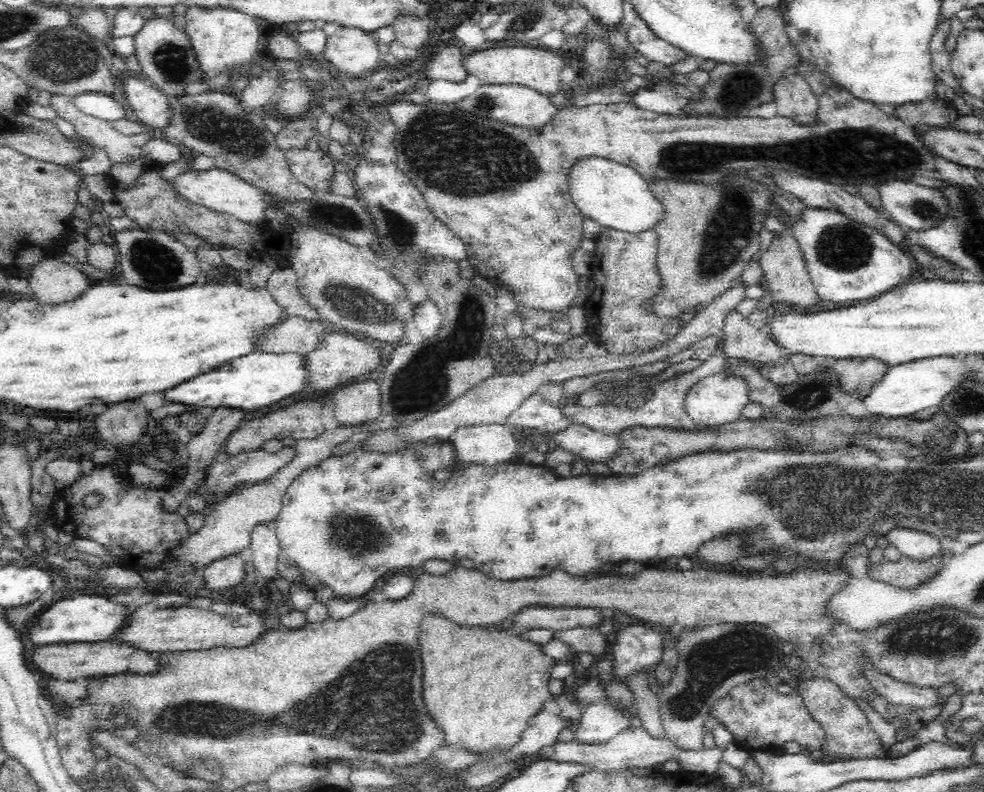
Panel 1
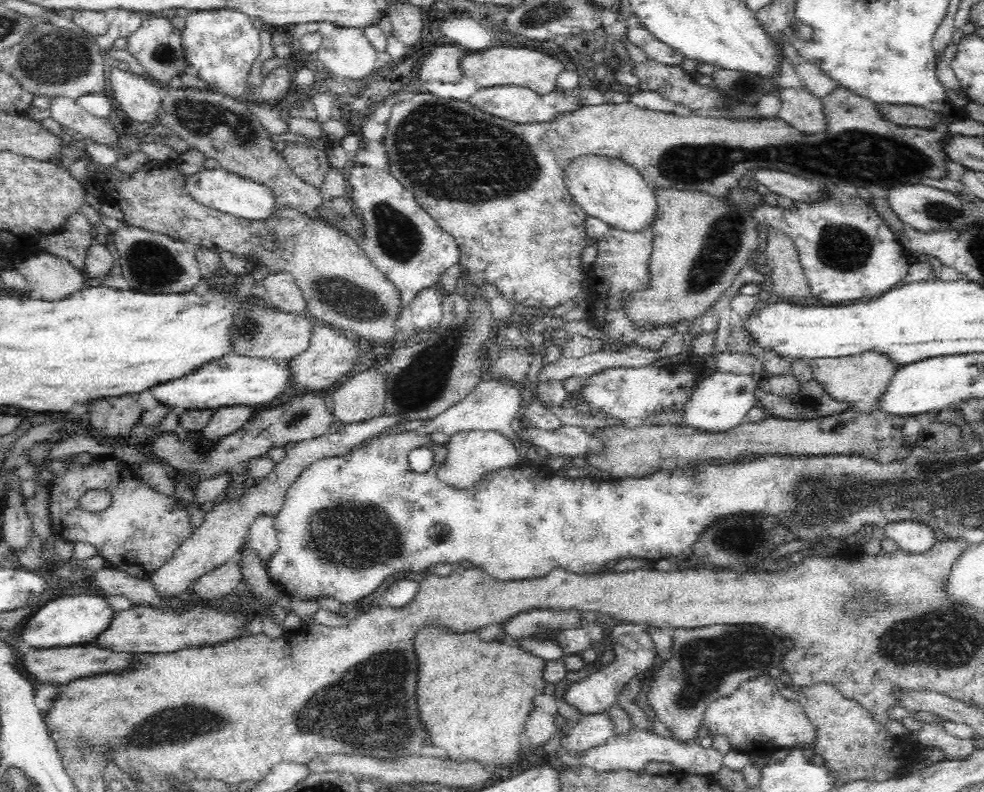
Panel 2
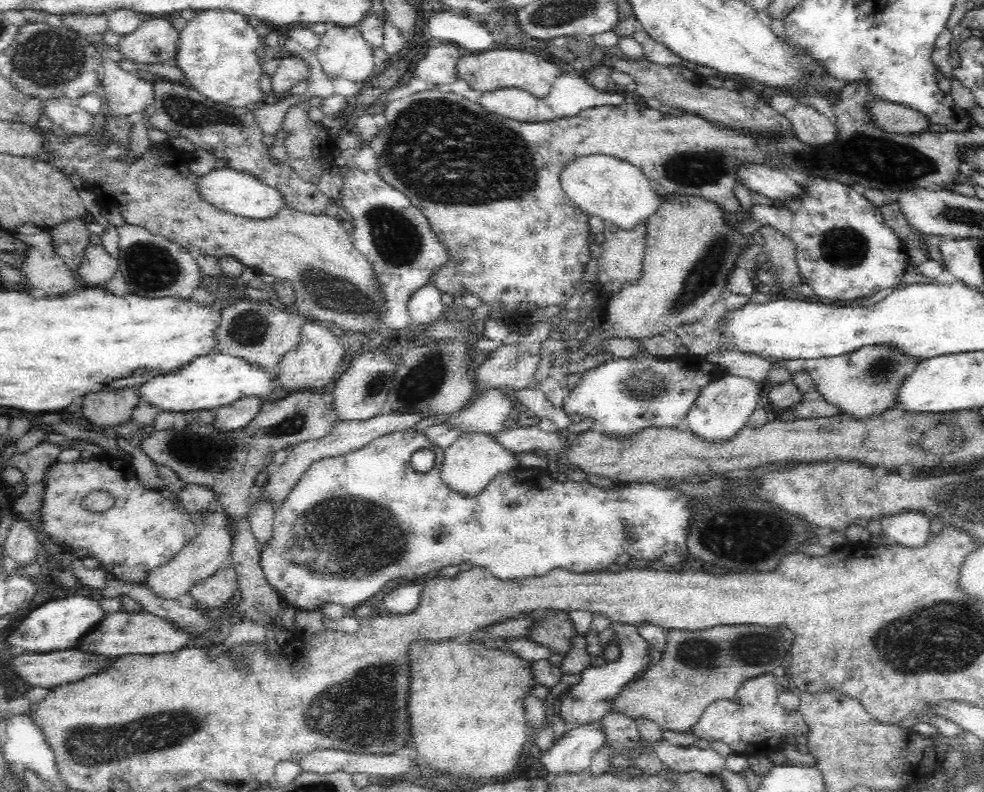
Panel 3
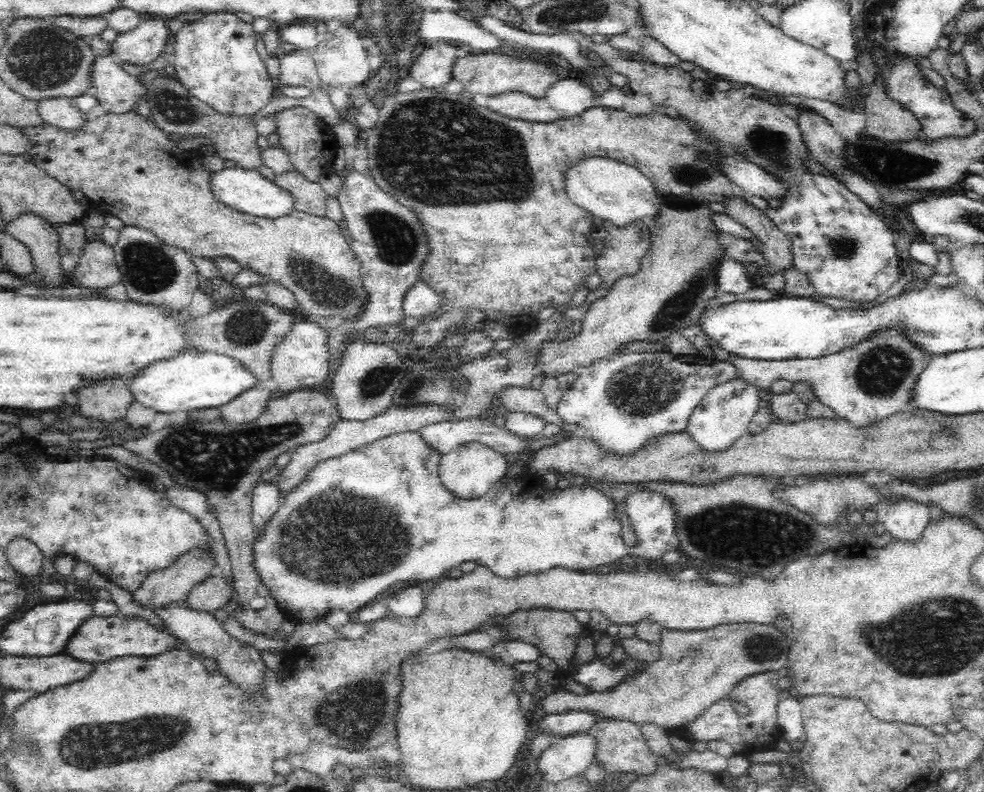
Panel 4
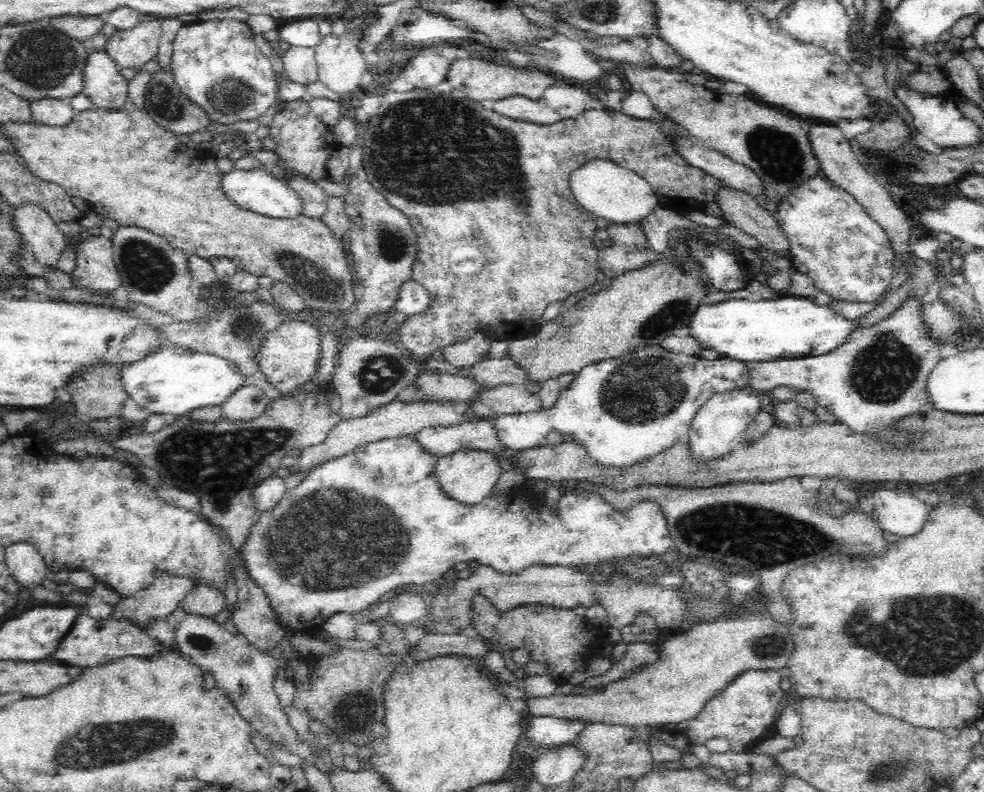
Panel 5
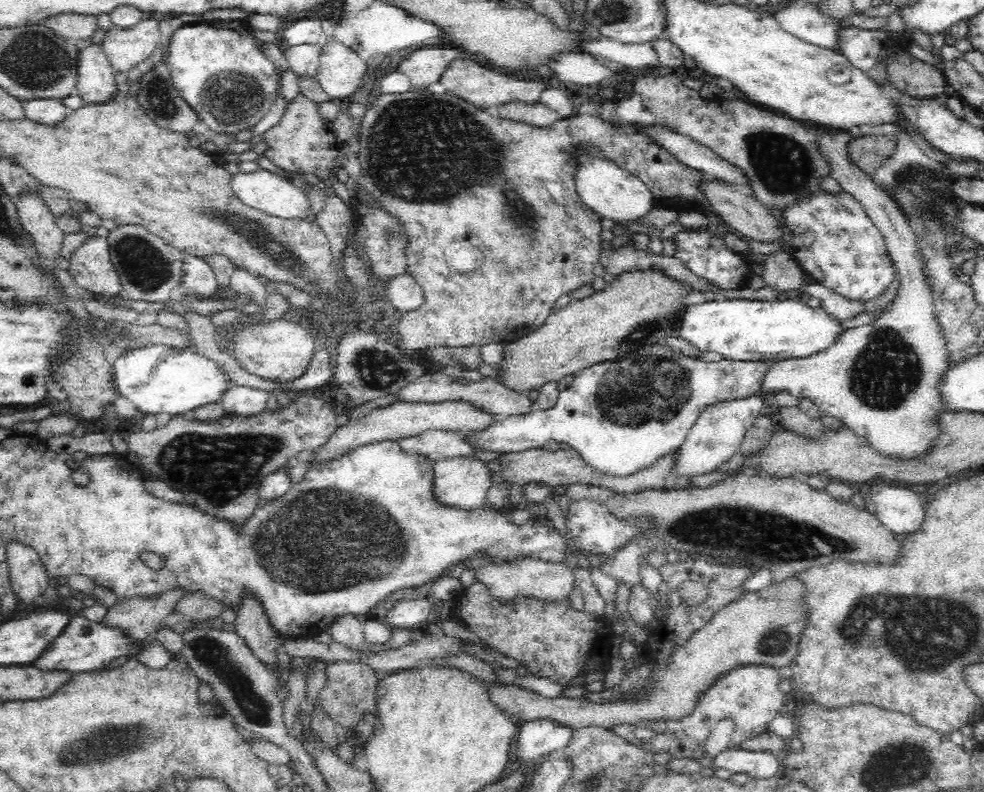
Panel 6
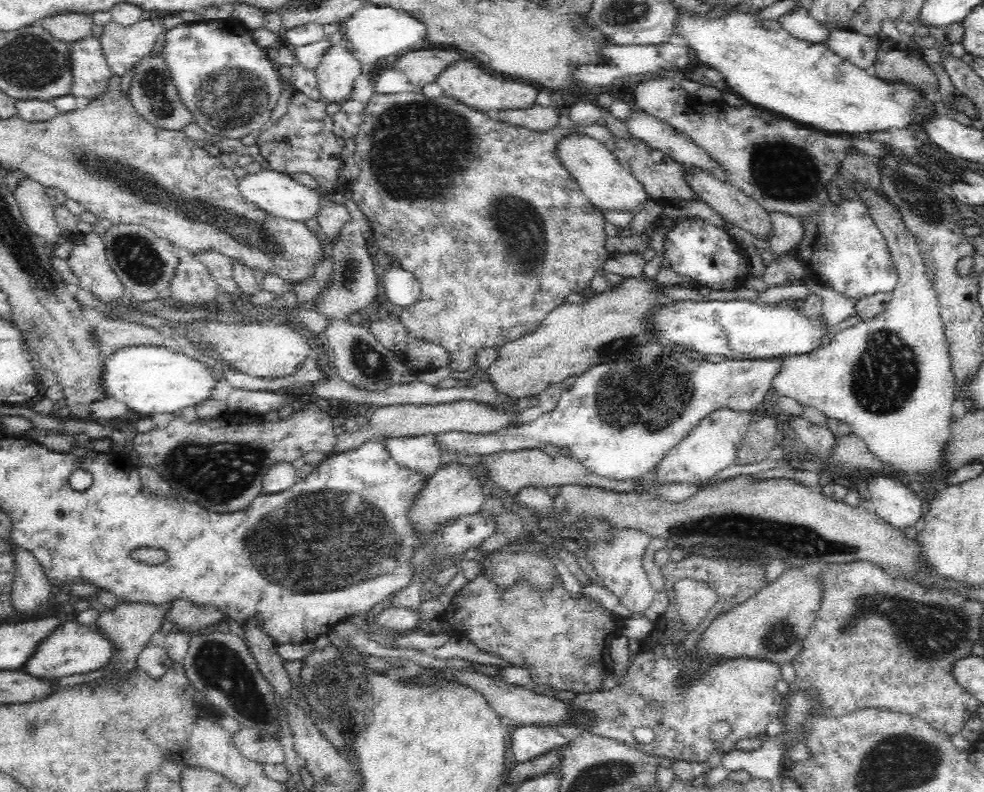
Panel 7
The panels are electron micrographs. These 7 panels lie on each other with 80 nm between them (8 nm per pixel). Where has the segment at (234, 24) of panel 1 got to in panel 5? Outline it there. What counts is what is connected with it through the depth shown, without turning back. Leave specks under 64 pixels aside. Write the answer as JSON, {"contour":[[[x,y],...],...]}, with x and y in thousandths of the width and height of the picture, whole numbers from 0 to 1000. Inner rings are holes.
{"contour":[[[211,21],[186,32],[181,39],[170,87],[184,116],[209,139],[215,153],[231,158],[258,152],[284,125],[284,97],[260,58],[258,47],[251,27],[230,21]]]}

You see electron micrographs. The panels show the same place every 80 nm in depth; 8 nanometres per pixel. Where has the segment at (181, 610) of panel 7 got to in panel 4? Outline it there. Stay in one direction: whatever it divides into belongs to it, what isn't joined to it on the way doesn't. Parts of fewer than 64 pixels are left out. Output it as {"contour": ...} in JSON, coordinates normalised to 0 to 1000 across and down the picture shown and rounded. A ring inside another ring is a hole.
{"contour":[[[225,723],[215,725],[195,741],[186,763],[197,770],[214,774],[226,768],[239,750],[236,735],[238,735],[236,727],[228,727]]]}

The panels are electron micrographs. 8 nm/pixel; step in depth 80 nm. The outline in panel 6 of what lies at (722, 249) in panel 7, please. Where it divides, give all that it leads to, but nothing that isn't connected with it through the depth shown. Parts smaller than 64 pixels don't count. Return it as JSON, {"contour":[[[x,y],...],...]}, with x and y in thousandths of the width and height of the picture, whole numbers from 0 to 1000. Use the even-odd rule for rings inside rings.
{"contour":[[[703,288],[695,290],[684,299],[685,324],[695,330],[707,347],[722,355],[730,365],[748,366],[757,362],[760,351],[760,332],[755,322],[739,314],[736,302],[730,295],[717,292],[704,293]]]}

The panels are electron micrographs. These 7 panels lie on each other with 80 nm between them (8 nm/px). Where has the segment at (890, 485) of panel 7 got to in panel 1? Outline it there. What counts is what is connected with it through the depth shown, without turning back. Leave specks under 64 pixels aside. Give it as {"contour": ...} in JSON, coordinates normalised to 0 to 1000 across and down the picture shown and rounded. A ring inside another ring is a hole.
{"contour":[[[910,668],[900,674],[903,687],[911,689],[918,703],[939,710],[945,705],[955,705],[958,694],[955,683],[946,674],[939,674],[929,669]]]}

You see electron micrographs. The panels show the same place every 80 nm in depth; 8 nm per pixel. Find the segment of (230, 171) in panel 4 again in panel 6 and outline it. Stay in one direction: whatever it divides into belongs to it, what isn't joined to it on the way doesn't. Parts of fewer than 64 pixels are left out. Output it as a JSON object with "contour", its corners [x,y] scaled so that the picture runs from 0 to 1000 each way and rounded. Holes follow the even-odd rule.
{"contour":[[[265,212],[255,218],[244,216],[242,220],[235,221],[233,236],[248,260],[253,260],[262,268],[289,278],[311,277],[314,273],[314,255],[309,244],[298,229],[288,225],[283,218]]]}

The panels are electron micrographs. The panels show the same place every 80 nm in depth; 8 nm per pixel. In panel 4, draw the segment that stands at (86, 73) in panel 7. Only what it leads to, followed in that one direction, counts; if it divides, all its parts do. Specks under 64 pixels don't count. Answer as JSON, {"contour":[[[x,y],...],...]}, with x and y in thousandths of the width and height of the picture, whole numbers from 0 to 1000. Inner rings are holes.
{"contour":[[[113,68],[96,77],[93,116],[110,144],[128,144],[137,140],[138,131],[148,124],[150,110],[141,97],[127,91]]]}

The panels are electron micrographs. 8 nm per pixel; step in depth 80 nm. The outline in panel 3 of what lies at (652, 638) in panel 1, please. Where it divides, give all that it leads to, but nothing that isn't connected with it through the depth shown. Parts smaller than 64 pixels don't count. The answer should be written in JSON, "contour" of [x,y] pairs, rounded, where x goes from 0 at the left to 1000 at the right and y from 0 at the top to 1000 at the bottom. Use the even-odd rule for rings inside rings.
{"contour":[[[628,787],[622,798],[622,804],[626,808],[628,821],[630,821],[628,833],[618,835],[610,842],[599,842],[588,852],[590,855],[588,862],[581,864],[572,878],[569,878],[568,903],[574,914],[598,914],[612,908],[617,899],[622,898],[622,889],[626,886],[632,869],[649,856],[663,838],[661,831],[662,813],[648,799],[648,789]]]}

